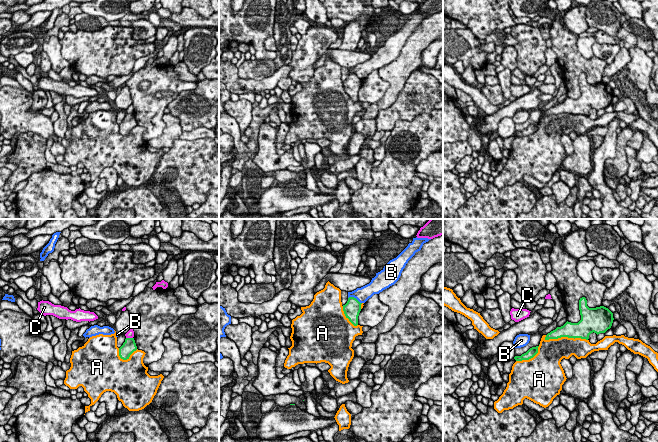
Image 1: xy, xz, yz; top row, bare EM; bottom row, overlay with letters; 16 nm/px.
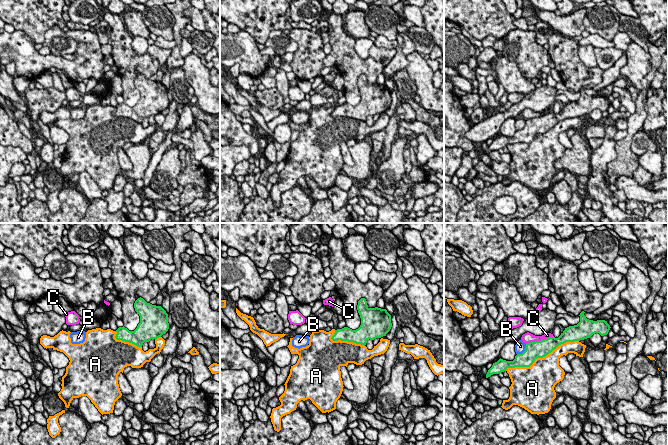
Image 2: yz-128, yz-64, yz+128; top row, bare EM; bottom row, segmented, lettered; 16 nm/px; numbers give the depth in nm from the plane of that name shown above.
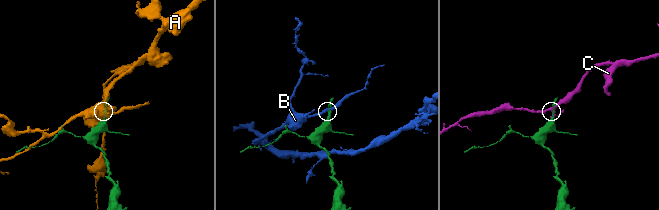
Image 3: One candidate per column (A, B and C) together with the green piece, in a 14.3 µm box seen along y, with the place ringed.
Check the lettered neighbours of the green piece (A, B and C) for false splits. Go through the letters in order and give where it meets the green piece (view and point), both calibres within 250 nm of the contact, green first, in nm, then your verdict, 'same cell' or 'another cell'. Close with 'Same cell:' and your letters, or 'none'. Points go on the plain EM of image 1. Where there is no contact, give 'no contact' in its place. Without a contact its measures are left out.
A: yz (566, 112) | 260/340 nm | same cell
B: xz (355, 74) | 280/240 nm | another cell
C: xy (129, 114) | 220/130 nm | another cell
Same cell: A

